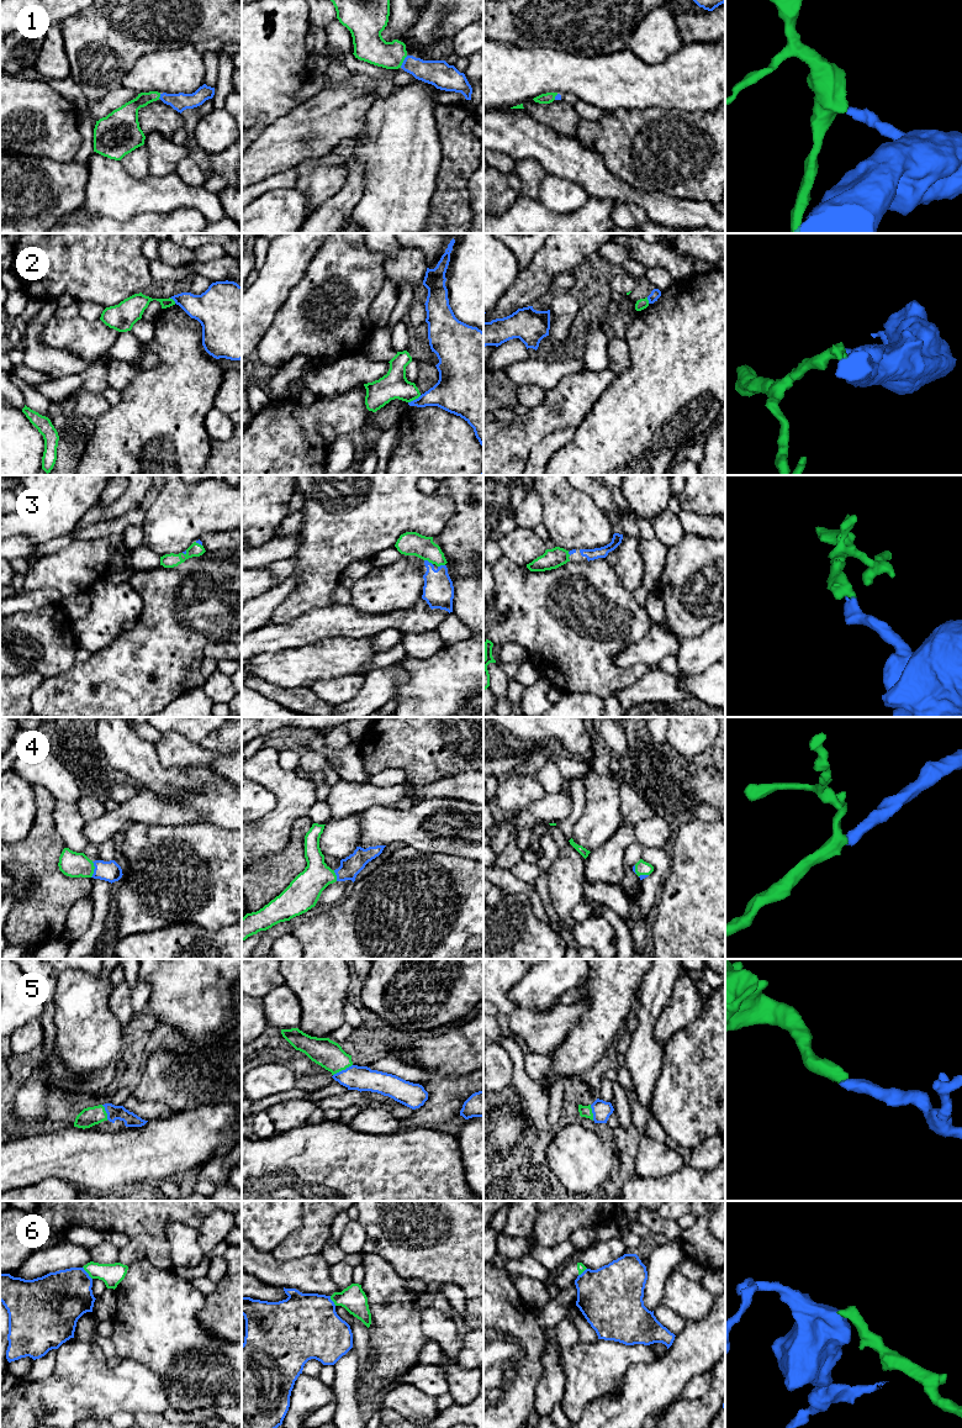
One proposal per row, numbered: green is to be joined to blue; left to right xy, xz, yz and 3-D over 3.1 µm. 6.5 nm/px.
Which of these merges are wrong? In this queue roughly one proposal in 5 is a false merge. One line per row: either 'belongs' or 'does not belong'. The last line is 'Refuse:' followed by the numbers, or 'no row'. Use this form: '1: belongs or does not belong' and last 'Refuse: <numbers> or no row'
1: belongs
2: does not belong
3: belongs
4: belongs
5: belongs
6: does not belong
Refuse: 2, 6

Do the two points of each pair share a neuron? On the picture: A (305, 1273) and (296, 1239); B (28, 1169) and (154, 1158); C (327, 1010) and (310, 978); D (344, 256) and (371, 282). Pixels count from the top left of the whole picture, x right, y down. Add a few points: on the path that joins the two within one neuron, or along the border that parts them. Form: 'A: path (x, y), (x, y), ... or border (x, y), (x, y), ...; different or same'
A: border (320, 1252), (292, 1259), (275, 1259), (273, 1257); different
B: path (59, 1158), (123, 1158); same
C: path (322, 1002), (322, 990), (317, 985); same
D: path (350, 262), (365, 277); same

